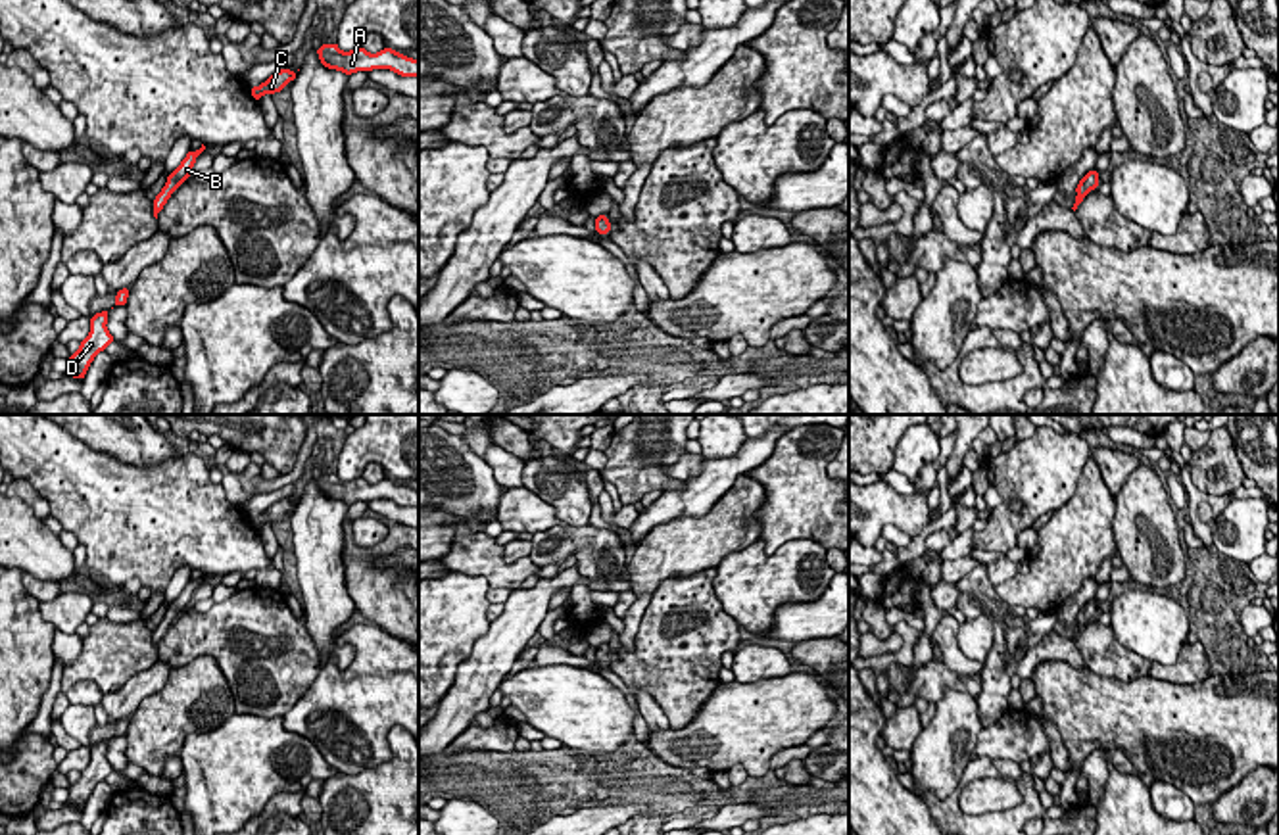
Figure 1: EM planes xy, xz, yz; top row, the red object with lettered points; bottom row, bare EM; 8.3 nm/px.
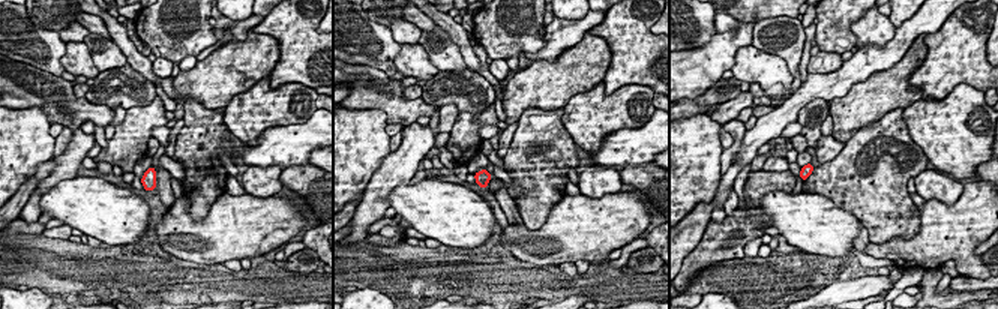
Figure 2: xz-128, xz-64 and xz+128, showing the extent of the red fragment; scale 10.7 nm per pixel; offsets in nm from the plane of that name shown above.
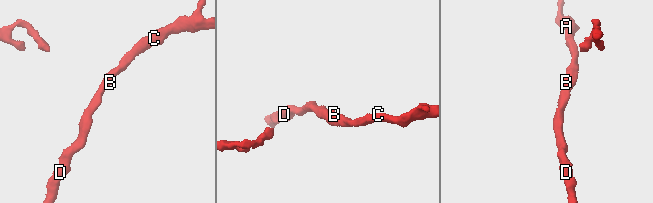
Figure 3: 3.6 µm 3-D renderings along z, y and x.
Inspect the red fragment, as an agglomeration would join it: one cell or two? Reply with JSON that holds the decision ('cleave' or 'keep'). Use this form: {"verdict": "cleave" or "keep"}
{"verdict": "keep"}

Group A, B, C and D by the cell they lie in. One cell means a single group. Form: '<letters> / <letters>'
A B C D

